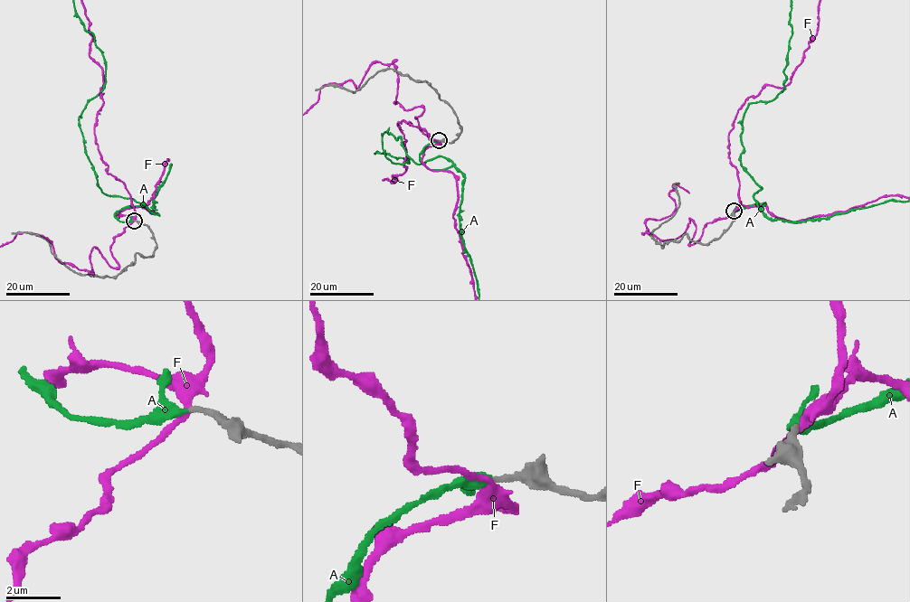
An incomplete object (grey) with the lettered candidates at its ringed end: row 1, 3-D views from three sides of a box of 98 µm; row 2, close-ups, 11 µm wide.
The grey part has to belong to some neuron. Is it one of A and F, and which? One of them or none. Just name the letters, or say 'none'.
A

